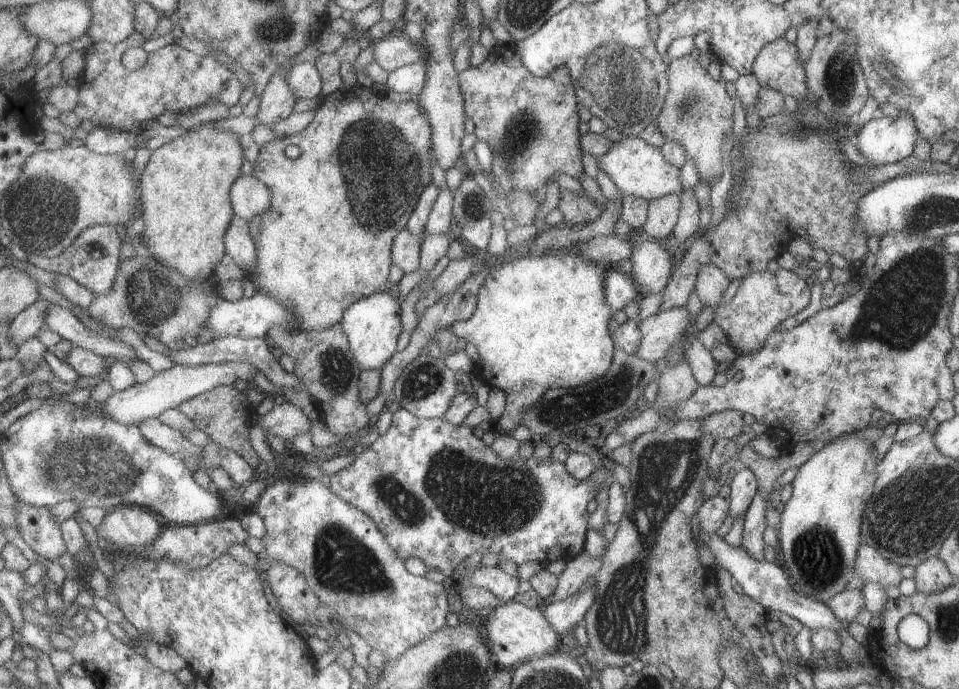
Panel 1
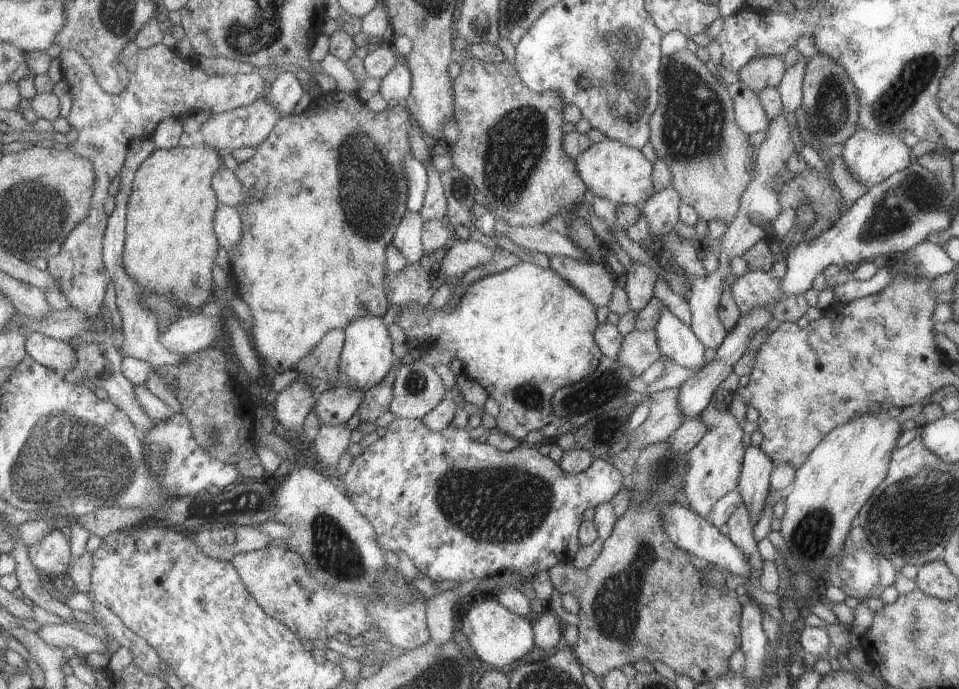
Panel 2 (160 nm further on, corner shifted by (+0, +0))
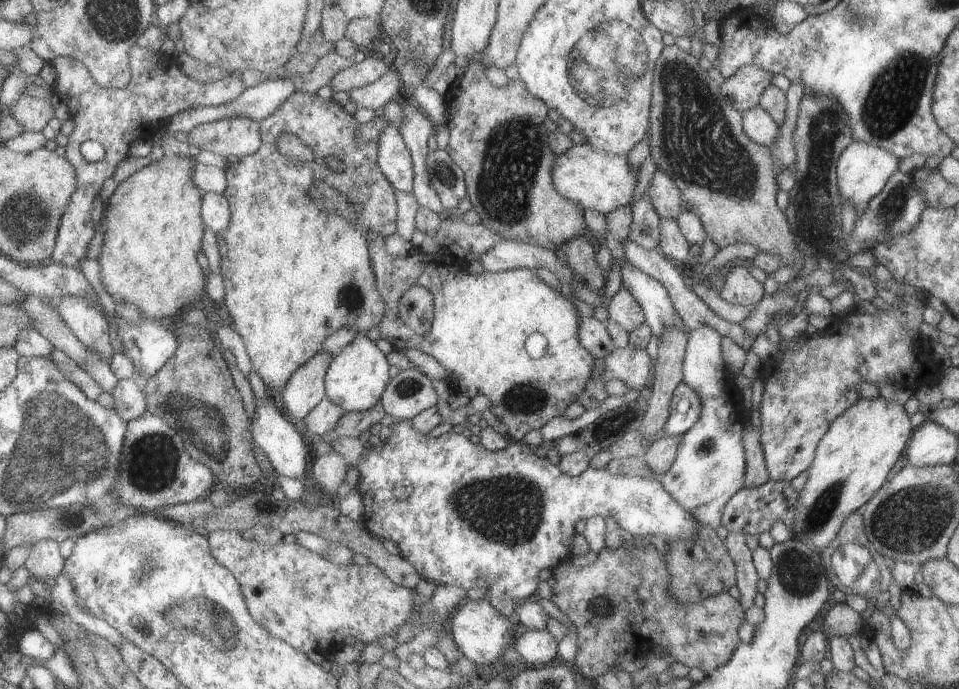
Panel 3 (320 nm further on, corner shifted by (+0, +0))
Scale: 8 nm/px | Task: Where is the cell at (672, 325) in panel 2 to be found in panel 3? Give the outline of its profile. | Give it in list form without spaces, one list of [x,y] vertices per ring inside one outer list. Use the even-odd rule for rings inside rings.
[[[624,260],[620,264],[622,287],[637,301],[650,332],[659,336],[665,327],[677,327],[688,333],[663,285],[641,269]]]

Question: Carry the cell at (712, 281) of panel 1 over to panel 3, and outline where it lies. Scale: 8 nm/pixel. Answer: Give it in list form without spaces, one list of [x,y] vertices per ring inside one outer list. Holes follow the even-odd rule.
[[[660,218],[658,222],[660,248],[665,257],[679,260],[682,263],[692,263],[689,256],[689,246],[686,238],[681,234],[674,218]]]

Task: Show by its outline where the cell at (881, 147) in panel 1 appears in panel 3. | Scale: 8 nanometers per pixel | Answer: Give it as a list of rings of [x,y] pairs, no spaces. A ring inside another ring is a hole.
[[[853,141],[846,146],[836,162],[836,183],[840,196],[855,208],[856,218],[865,212],[870,198],[881,192],[889,175],[897,169],[898,158],[878,146]]]

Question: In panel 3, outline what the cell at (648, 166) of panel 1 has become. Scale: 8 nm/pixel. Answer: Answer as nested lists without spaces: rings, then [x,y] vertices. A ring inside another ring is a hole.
[[[585,143],[570,146],[569,150],[555,155],[550,175],[557,194],[581,208],[597,210],[601,215],[630,205],[637,179],[637,175],[630,170],[626,156],[607,154]]]

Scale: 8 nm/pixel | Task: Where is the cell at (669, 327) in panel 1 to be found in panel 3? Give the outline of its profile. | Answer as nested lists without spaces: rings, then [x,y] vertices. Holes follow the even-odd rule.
[[[631,344],[623,348],[614,348],[605,358],[602,359],[605,372],[609,378],[617,378],[625,384],[627,389],[643,389],[650,383],[651,365],[653,360],[644,350],[637,349]]]

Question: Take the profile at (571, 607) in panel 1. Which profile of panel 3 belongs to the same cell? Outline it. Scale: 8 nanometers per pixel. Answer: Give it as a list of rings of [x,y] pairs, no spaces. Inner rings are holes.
[[[522,630],[514,640],[514,649],[519,656],[535,666],[551,664],[558,659],[556,652],[557,642],[547,630]]]

